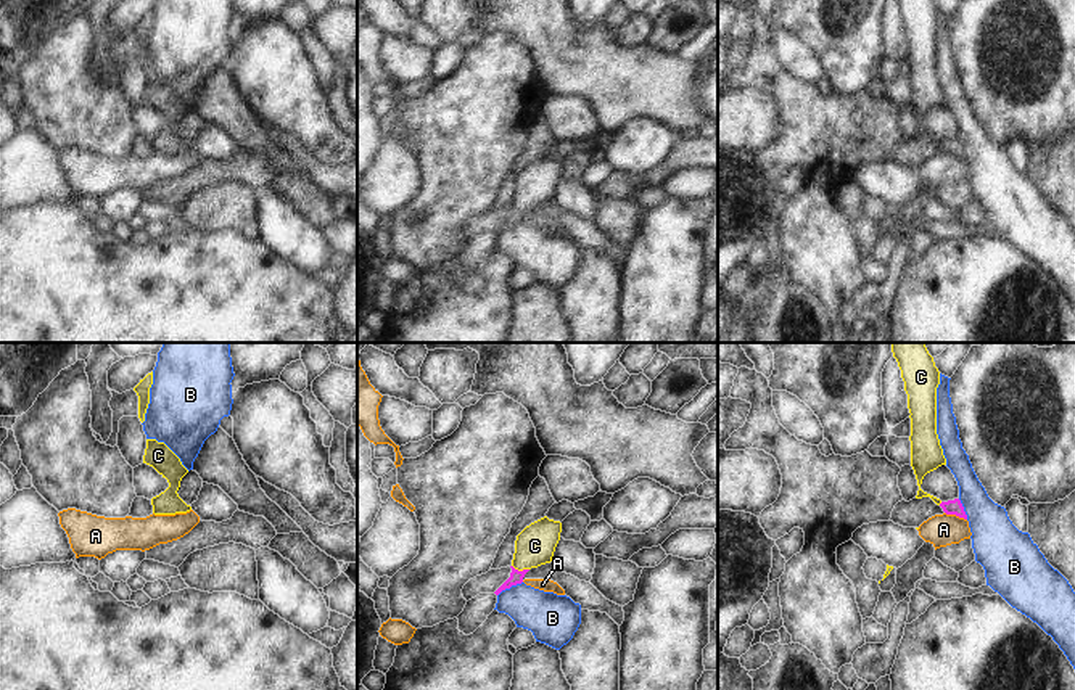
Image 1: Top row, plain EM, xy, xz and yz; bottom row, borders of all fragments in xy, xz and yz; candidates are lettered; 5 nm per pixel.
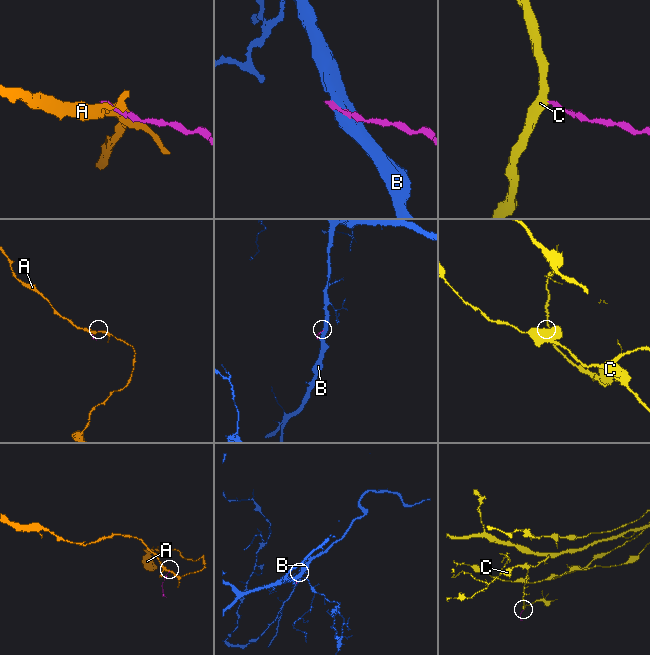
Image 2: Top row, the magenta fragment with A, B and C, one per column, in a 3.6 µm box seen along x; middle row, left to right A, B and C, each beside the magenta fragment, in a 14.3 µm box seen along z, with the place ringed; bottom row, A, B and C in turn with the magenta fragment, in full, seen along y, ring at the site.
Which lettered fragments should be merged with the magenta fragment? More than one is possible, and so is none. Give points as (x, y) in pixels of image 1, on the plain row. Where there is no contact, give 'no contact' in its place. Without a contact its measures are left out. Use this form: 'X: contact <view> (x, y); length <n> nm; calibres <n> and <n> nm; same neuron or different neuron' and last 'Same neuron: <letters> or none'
A: contact yz (956, 155); length 120 nm; calibres 80 and 160 nm; different neuron
B: contact xz (509, 227); length 150 nm; calibres 70 and 240 nm; different neuron
C: contact xz (520, 211); length 90 nm; calibres 70 and 200 nm; same neuron
Same neuron: C

